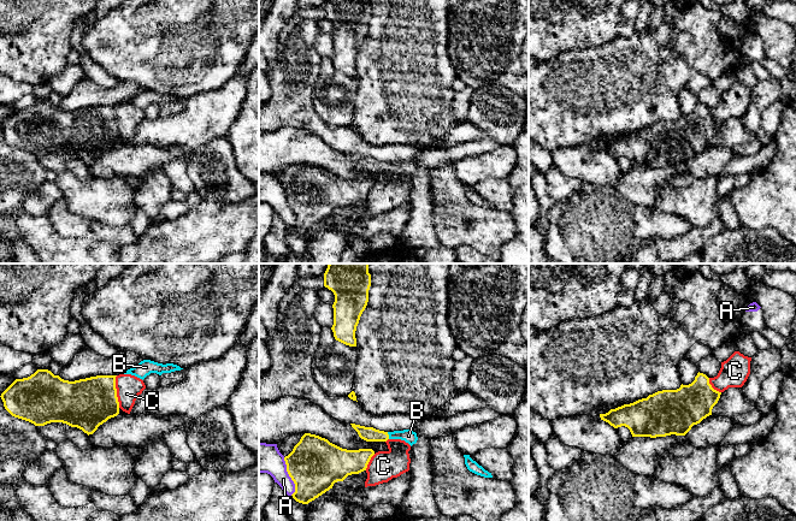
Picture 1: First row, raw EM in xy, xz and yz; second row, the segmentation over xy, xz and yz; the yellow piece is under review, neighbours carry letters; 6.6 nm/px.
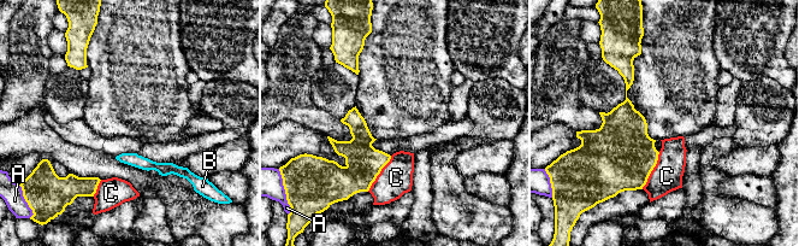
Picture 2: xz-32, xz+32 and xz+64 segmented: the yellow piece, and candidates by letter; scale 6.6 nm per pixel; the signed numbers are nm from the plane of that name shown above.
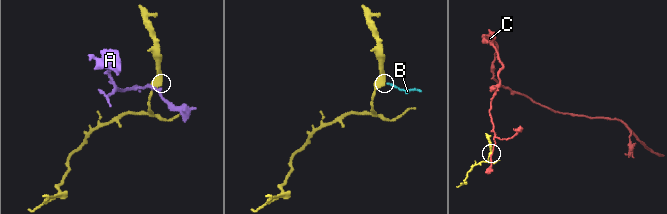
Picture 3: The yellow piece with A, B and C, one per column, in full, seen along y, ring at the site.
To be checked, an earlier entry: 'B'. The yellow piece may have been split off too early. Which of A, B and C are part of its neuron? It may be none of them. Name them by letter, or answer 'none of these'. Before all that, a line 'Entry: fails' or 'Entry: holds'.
Entry: holds
B

